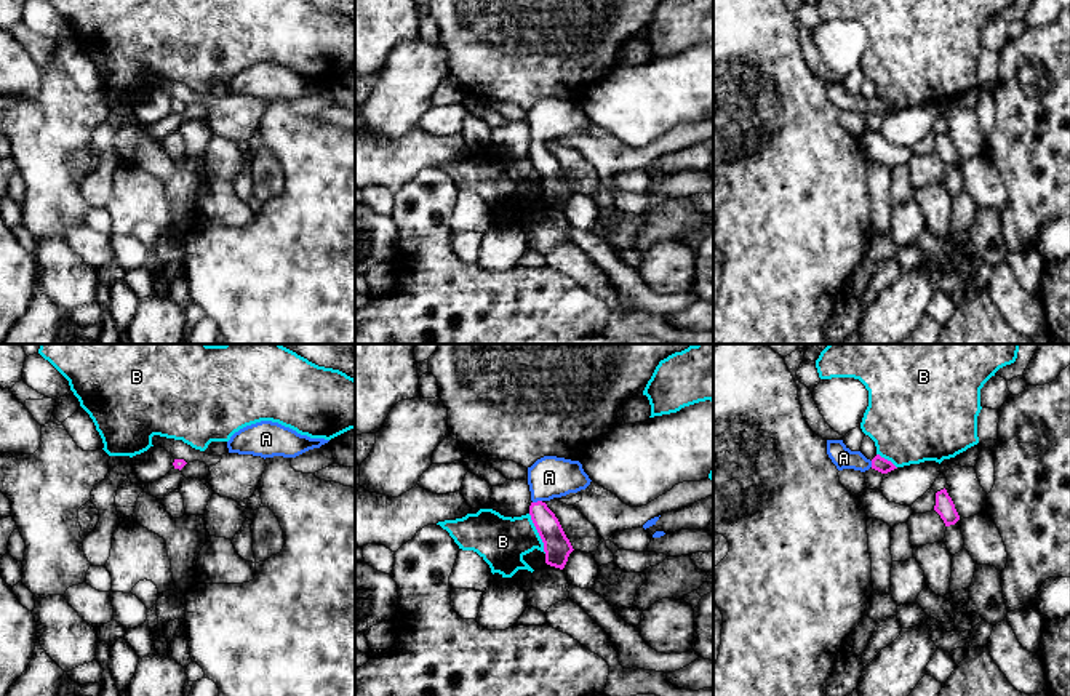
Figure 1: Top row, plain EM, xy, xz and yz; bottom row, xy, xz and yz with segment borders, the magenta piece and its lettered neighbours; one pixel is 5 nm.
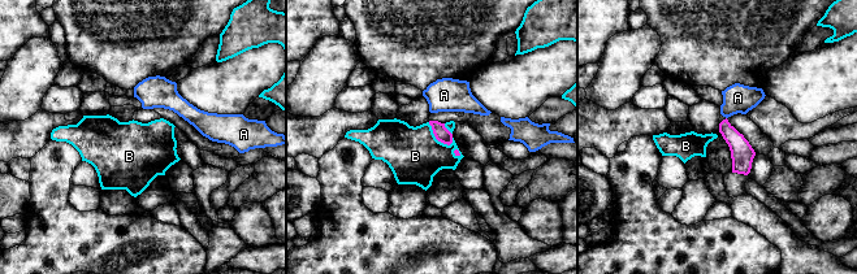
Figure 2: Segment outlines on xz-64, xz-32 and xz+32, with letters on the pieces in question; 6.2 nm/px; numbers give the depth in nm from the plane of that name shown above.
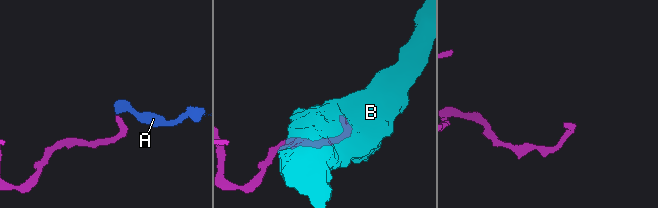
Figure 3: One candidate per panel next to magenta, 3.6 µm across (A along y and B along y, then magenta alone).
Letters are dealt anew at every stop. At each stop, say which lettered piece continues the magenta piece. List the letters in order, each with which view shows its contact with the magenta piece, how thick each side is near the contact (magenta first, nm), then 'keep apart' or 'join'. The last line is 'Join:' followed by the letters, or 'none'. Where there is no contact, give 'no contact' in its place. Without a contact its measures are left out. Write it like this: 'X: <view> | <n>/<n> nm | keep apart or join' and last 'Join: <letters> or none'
A: xz | 140/220 nm | join
B: xz | 140/260 nm | keep apart
Join: A

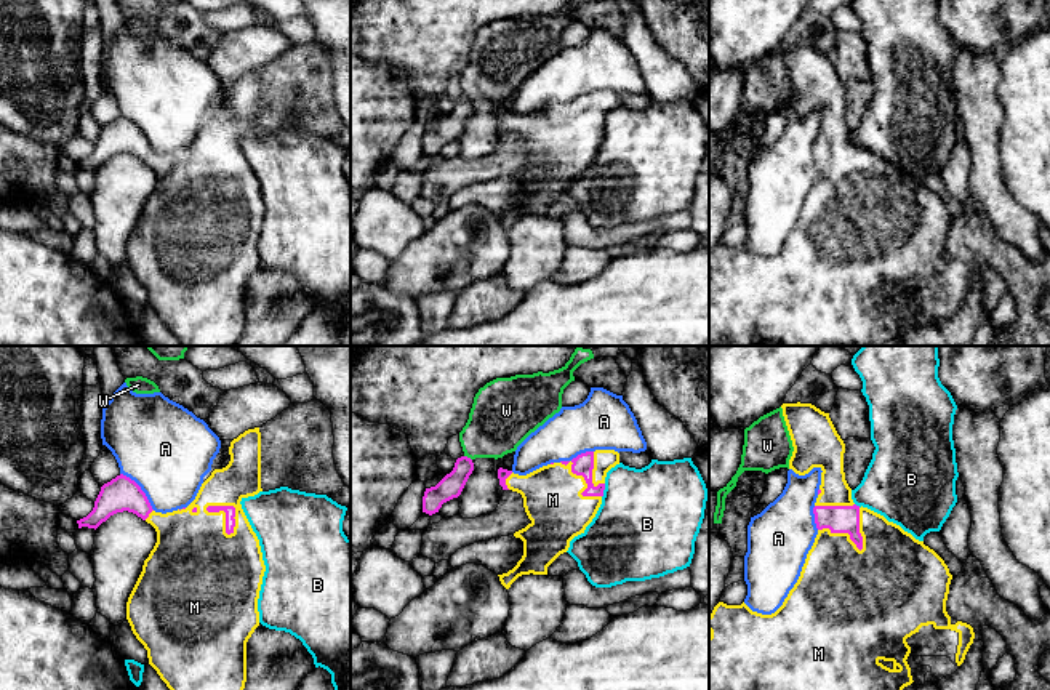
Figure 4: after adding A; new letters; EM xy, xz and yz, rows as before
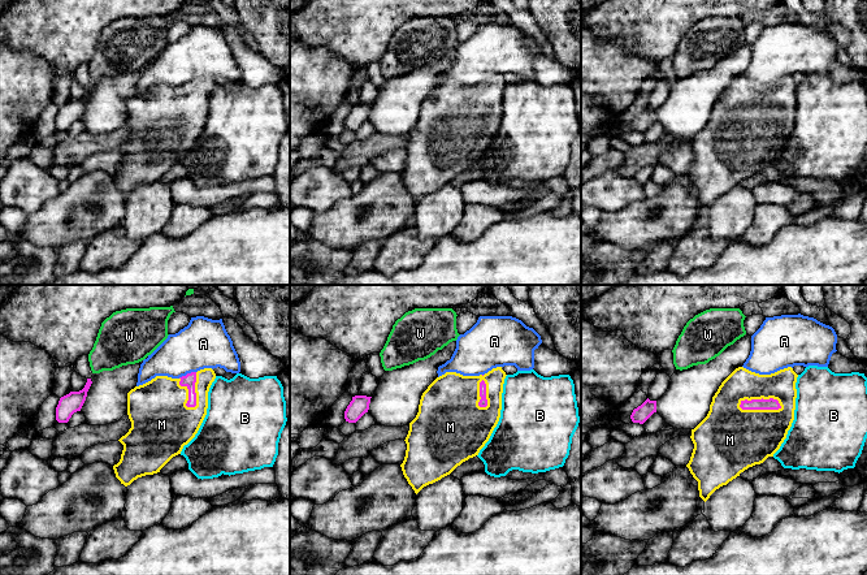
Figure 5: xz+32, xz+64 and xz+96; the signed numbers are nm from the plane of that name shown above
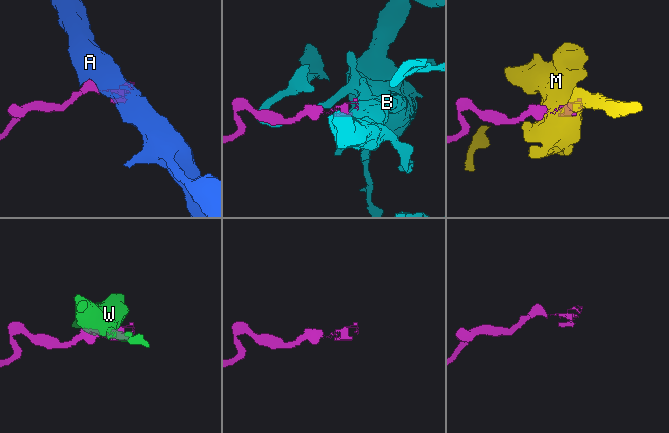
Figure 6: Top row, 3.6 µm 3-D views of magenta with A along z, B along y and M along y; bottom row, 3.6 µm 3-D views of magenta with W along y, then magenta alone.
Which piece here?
A: xy | 170/460 nm | keep apart
B: xz | 110/460 nm | keep apart
M: xy | 50/400 nm | join
W: xz | 120/320 nm | keep apart
Join: M

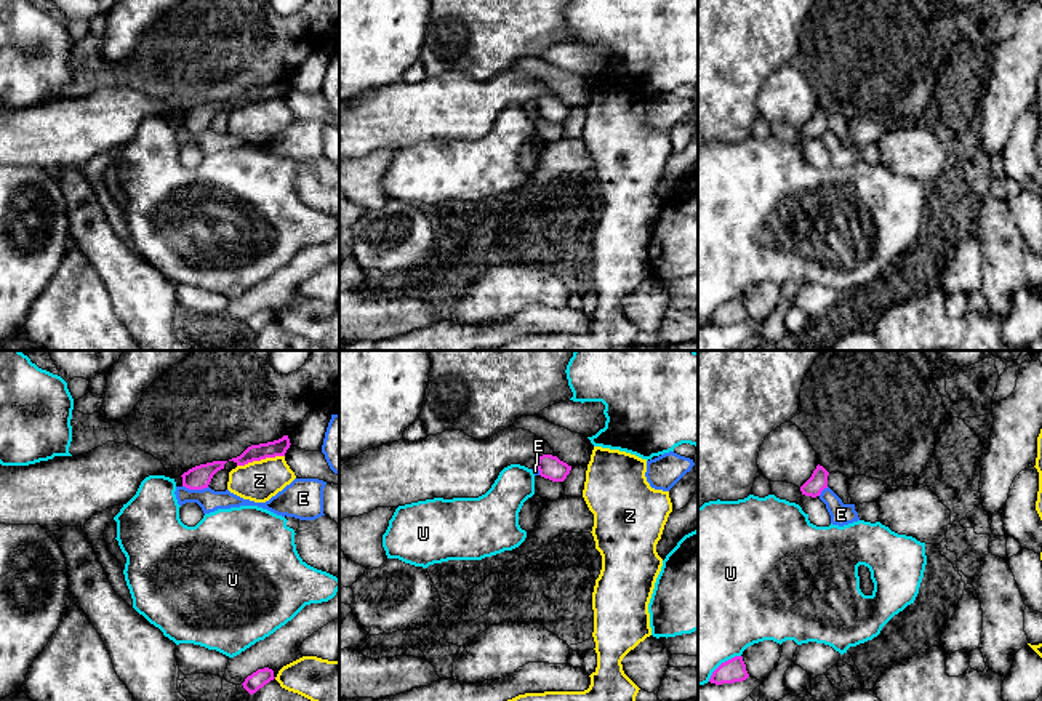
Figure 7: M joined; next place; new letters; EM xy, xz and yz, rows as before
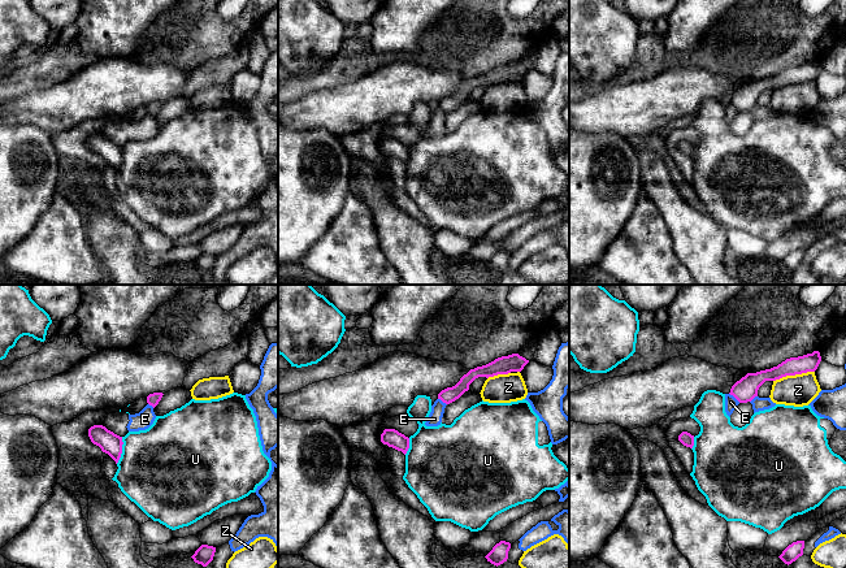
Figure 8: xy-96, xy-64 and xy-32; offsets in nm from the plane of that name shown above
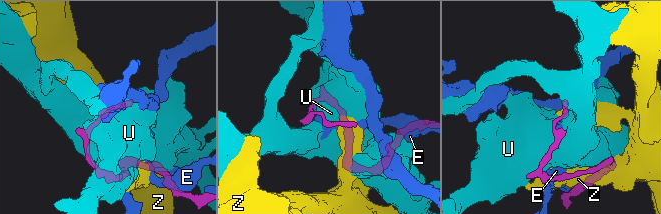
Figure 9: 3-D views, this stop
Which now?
E: xy | 120/110 nm | keep apart
U: yz | 120/500 nm | keep apart
Z: xy | 80/200 nm | keep apart
Join: none

